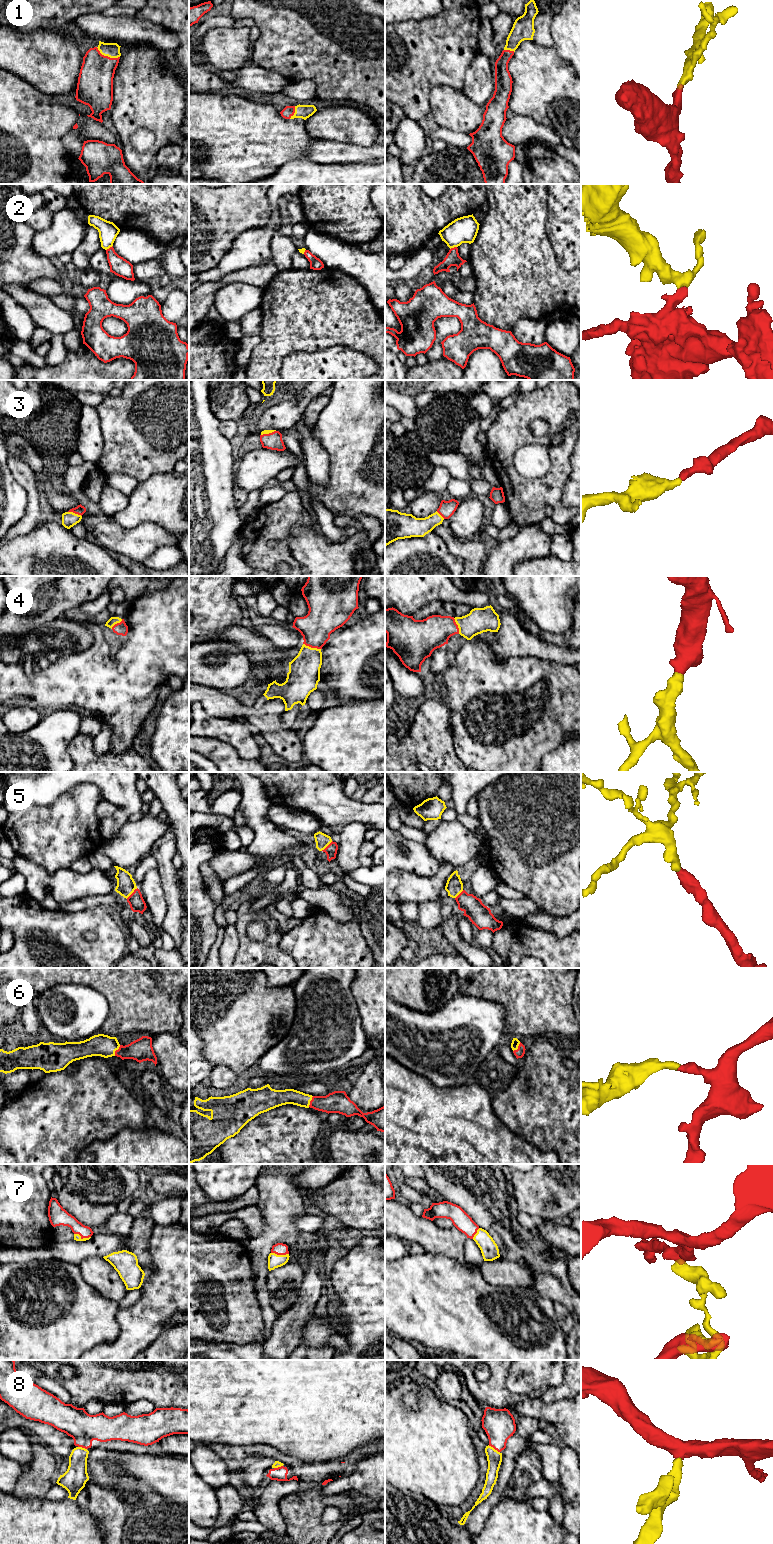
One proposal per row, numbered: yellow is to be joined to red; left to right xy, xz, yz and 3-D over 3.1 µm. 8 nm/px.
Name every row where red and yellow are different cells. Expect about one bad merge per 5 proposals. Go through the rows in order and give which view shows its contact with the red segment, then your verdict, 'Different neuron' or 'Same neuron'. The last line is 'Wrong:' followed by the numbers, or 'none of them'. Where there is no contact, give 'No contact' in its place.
1: Touches red in xy. Same neuron
2: Touches red in xy. Different neuron
3: Touches red in xy. Same neuron
4: Touches red in xz. Same neuron
5: Touches red in xy. Same neuron
6: Touches red in xy. Same neuron
7: Touches red in xy. Same neuron
8: Touches red in yz. Same neuron
Wrong: 2

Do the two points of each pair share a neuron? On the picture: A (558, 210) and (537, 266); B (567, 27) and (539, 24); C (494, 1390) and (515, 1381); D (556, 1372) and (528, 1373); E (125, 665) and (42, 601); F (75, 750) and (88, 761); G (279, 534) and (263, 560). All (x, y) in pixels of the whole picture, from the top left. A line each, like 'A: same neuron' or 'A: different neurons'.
A: different neurons
B: different neurons
C: different neurons
D: same neuron
E: different neurons
F: same neuron
G: same neuron

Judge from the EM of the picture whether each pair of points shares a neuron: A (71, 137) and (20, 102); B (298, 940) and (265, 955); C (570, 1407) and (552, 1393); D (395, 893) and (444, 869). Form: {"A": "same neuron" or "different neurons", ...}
{"A": "different neurons", "B": "different neurons", "C": "different neurons", "D": "same neuron"}

